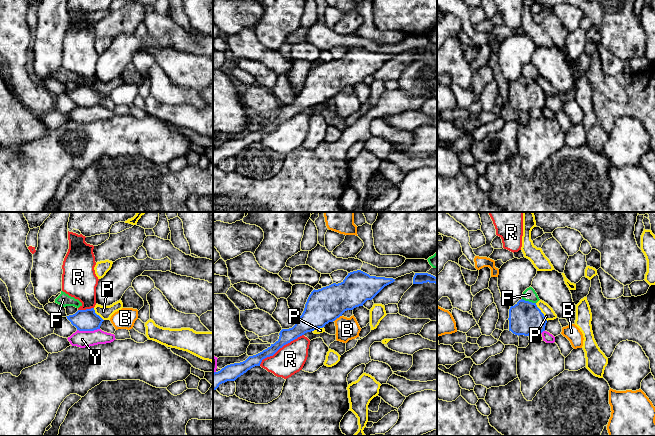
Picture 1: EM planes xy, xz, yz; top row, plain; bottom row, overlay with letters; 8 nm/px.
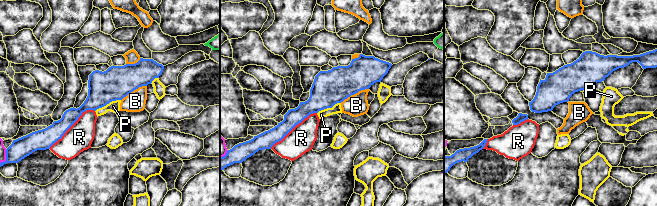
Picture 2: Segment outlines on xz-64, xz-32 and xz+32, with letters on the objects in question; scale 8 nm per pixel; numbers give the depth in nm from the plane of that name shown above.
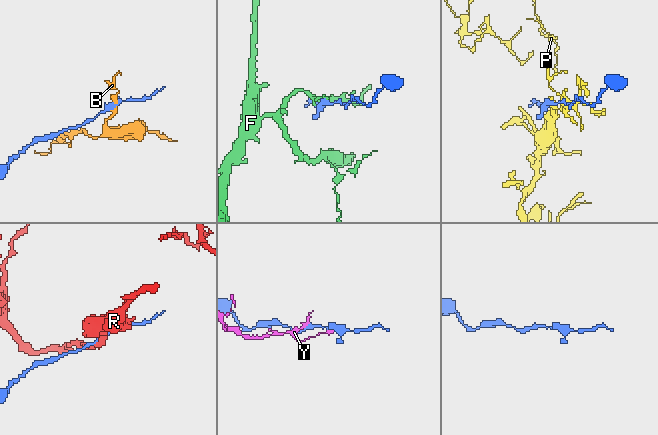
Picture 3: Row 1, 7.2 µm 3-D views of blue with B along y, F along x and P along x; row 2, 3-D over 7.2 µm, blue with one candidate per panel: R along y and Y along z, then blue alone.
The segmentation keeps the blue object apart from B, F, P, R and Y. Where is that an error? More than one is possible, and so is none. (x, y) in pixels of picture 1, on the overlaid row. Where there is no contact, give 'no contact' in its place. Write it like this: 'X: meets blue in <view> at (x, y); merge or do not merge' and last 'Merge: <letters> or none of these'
B: meets blue in xz at (337, 317); do not merge
F: meets blue in yz at (528, 301); do not merge
P: meets blue in yz at (541, 312); do not merge
R: meets blue in xz at (280, 347); do not merge
Y: meets blue in xy at (88, 330); do not merge
Merge: none of these

